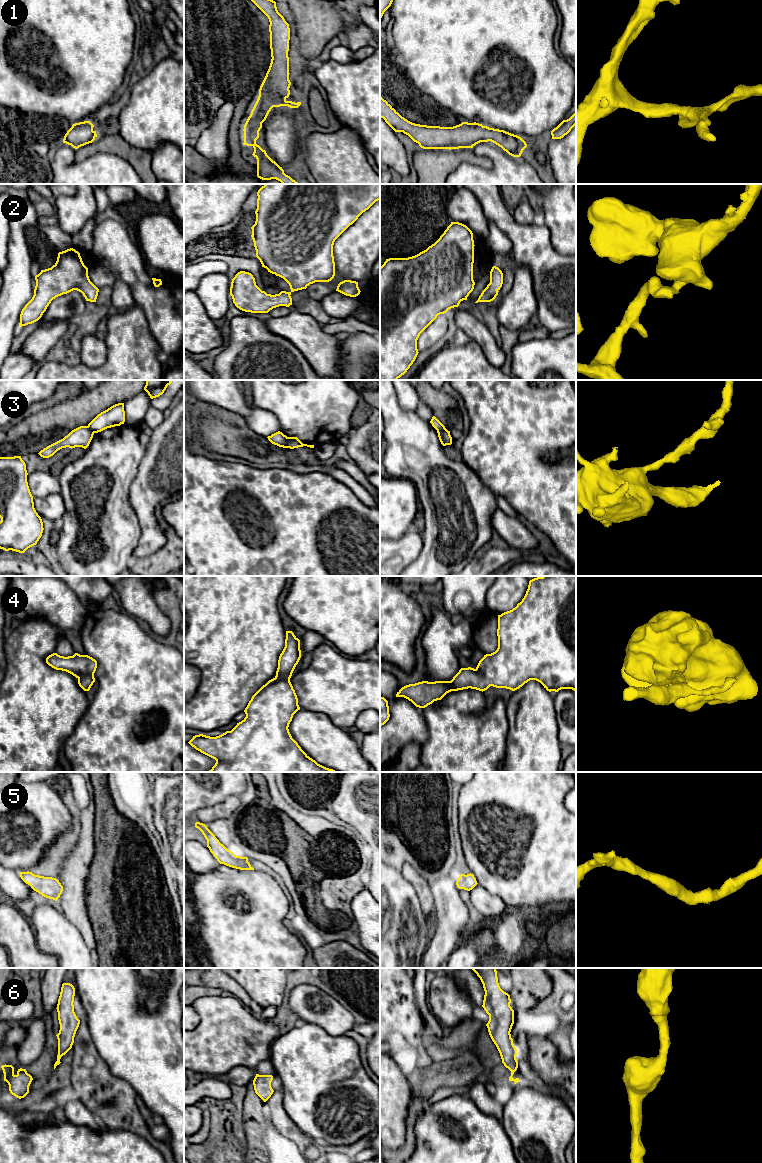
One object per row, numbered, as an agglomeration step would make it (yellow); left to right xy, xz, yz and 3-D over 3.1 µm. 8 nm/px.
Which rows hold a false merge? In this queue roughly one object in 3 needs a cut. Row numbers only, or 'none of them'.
3

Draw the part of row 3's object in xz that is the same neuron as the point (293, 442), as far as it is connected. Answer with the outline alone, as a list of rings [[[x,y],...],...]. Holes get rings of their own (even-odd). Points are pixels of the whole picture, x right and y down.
[[[287,437],[287,441],[290,449],[303,447],[303,446],[314,448],[314,445],[303,444],[297,437]]]

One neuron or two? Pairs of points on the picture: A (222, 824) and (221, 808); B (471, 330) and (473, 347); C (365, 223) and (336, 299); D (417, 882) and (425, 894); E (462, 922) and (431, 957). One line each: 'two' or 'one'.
A: two
B: two
C: two
D: one
E: one

